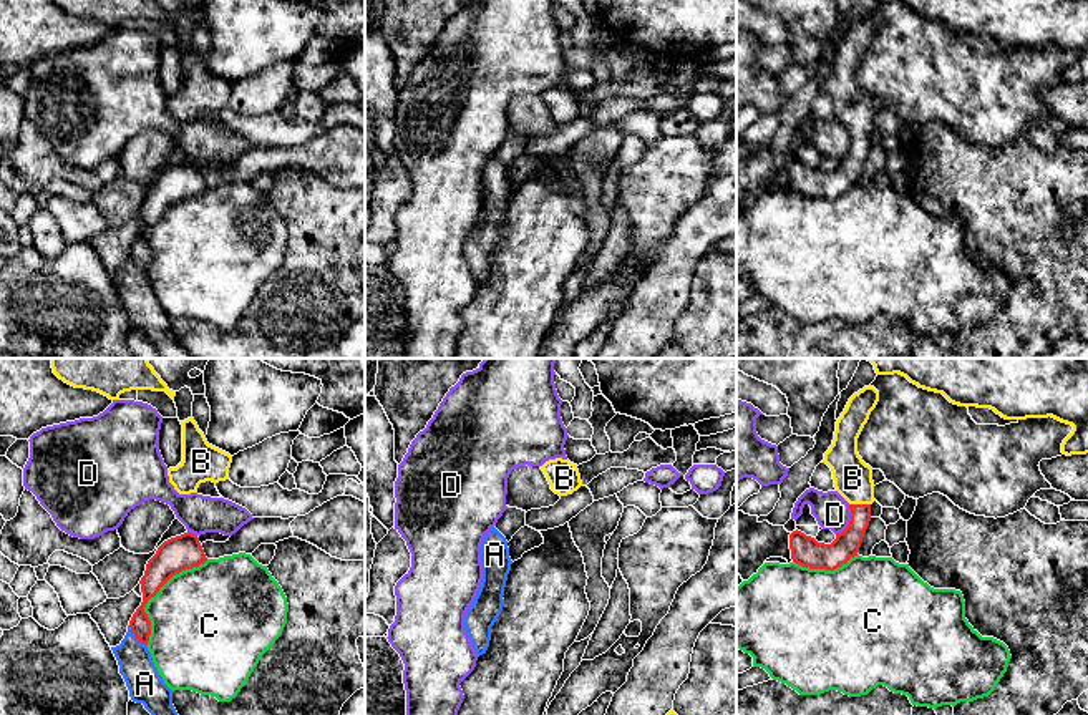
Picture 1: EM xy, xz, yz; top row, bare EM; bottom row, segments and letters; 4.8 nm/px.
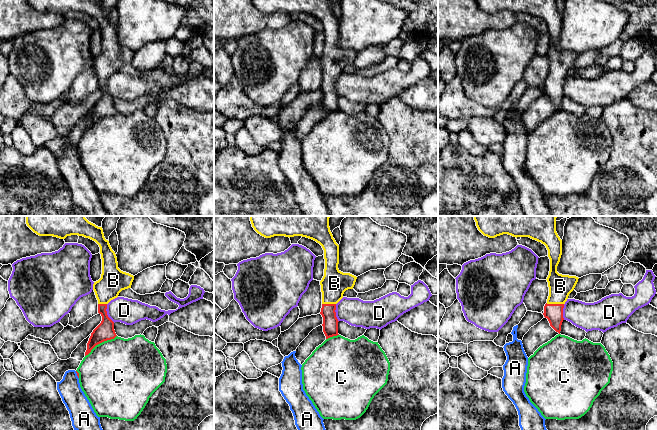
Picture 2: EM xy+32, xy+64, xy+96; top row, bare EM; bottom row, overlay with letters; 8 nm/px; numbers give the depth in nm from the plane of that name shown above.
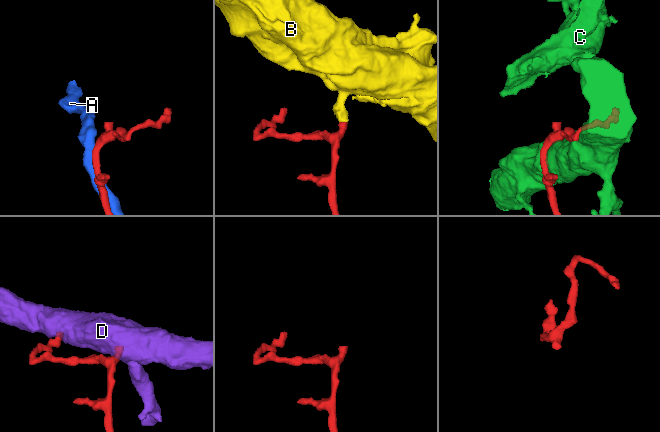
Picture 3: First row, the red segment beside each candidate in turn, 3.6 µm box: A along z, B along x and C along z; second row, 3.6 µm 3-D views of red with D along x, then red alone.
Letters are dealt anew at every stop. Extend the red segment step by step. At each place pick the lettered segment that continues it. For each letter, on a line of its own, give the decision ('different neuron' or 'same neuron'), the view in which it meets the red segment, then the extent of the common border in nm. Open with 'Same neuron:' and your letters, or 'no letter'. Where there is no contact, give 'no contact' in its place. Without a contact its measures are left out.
Same neuron: B
A: different neuron | xy | 130 nm
B: same neuron | yz | 100 nm
C: different neuron | xy | 500 nm
D: different neuron | yz | 170 nm

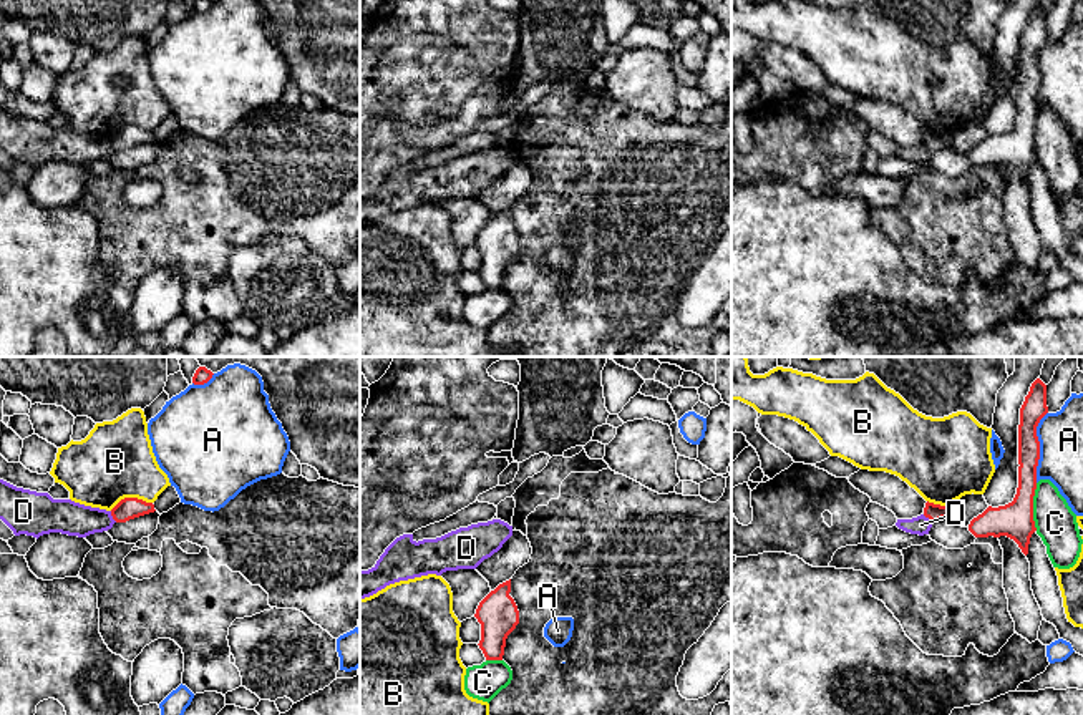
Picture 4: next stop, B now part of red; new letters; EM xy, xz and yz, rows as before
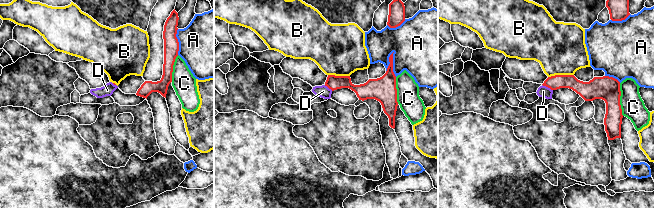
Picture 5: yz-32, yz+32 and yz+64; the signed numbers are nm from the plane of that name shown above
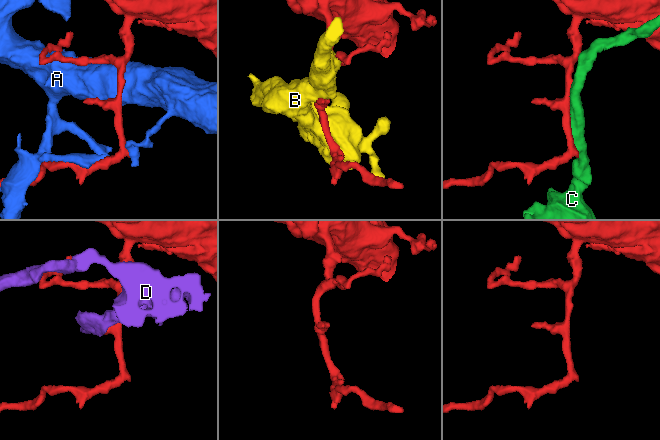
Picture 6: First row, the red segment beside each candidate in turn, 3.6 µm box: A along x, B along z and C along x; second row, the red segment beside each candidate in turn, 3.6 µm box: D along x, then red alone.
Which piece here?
Same neuron: no letter
A: different neuron | yz | 340 nm
B: different neuron | xy | 220 nm
C: different neuron | yz | 240 nm
D: different neuron | xy | 70 nm

